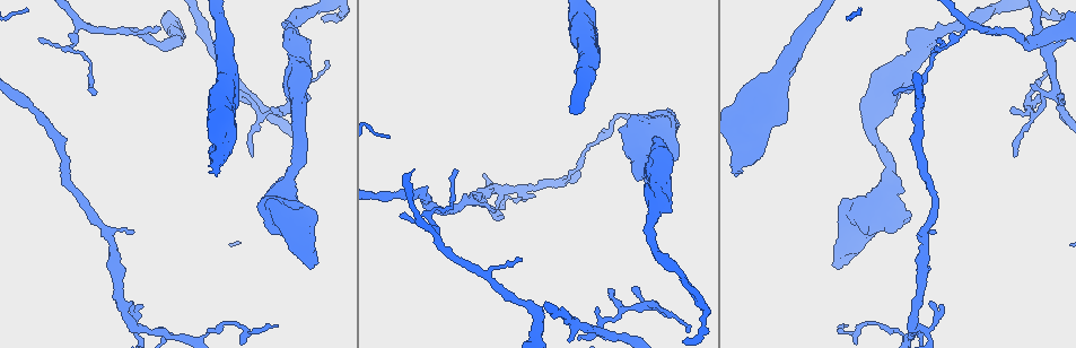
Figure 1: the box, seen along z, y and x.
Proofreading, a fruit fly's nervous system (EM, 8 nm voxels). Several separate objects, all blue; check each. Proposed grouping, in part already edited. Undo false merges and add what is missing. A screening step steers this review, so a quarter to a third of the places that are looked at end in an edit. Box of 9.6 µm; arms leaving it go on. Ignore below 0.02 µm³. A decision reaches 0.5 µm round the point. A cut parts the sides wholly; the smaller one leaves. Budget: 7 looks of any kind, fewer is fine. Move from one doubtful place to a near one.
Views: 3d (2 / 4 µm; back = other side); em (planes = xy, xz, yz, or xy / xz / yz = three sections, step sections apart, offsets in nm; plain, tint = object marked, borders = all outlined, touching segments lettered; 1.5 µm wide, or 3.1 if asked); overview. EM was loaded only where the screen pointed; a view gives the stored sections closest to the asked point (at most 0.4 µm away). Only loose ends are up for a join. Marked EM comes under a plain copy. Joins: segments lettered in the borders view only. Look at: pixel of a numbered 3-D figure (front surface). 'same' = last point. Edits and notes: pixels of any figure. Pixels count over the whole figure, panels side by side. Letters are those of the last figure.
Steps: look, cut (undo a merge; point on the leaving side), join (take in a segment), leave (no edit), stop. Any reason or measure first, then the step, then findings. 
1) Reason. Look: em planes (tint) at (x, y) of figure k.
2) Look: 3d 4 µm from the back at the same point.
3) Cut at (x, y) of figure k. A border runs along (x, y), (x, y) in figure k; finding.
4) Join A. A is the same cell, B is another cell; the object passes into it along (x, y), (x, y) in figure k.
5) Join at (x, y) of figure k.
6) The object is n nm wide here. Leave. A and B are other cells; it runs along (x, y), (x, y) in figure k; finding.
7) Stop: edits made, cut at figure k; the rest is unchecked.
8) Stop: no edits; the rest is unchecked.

Thin neck. Look: em planes (borders) at (503, 192) of figure 1.

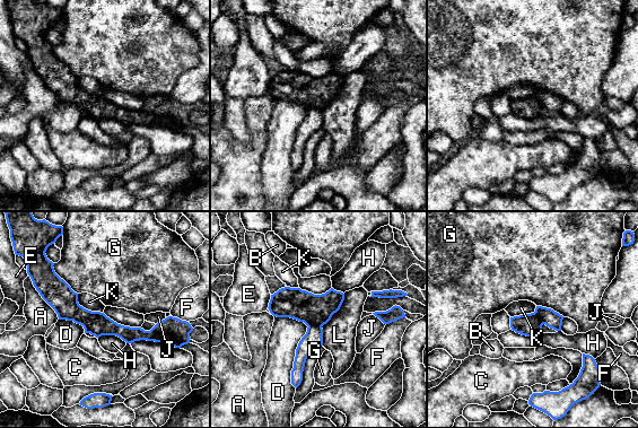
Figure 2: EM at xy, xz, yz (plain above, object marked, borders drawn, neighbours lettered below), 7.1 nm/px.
Cut at (313, 339) of figure 2. A, B, C, D, E, F, G, H, J, K and L are other cells; the part that leaves runs along (317, 329), (302, 352), (296, 383) in figure 2; a second cell is stuck on.

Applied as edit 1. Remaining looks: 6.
Thick end. Look: 3d 4 µm at (907, 221) of figure 1.

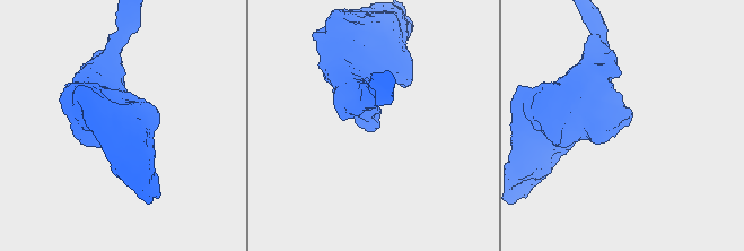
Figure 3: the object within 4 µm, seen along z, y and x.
Look: em xz step 4 (borders) at (373, 125) of figure 3.

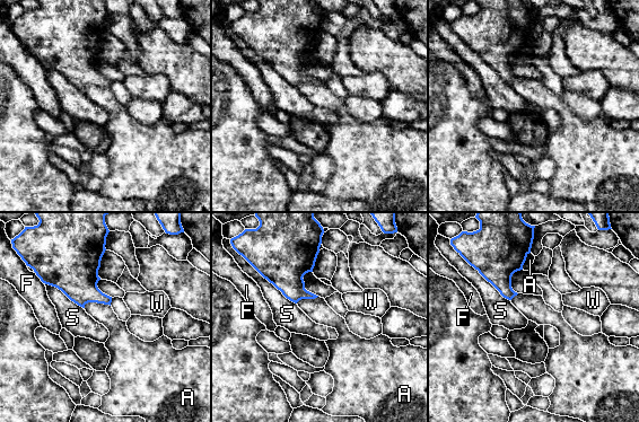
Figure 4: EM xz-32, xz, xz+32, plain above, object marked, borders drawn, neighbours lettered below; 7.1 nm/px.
The longest contact is with S, 340 nm. Leave. A, F, S and W are other cells; a border runs along (44, 282), (60, 289), (82, 308) in figure 4; none of them fits.

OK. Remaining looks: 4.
Stops while still wide. Look: em planes (borders) at (838, 267) of figure 1.

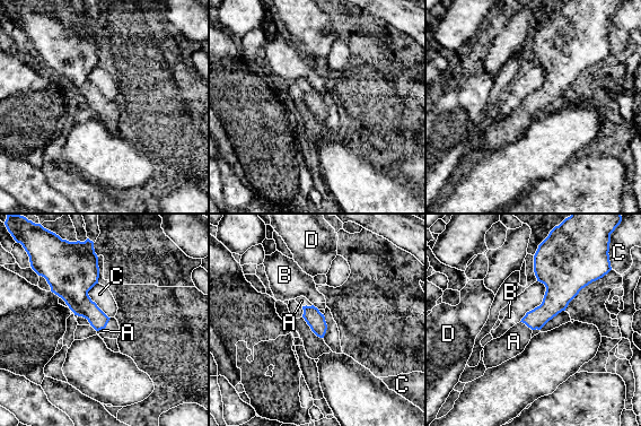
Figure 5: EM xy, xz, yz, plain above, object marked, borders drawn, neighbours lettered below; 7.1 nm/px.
Join A. A is the same cell, B, C and D are other cells; the object passes into it along (553, 303), (526, 324), (514, 341) in figure 5; the cell continues.

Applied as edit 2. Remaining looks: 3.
Stop: edits made, cut at figure 2, join at figure 5; the rest is unchecked.

